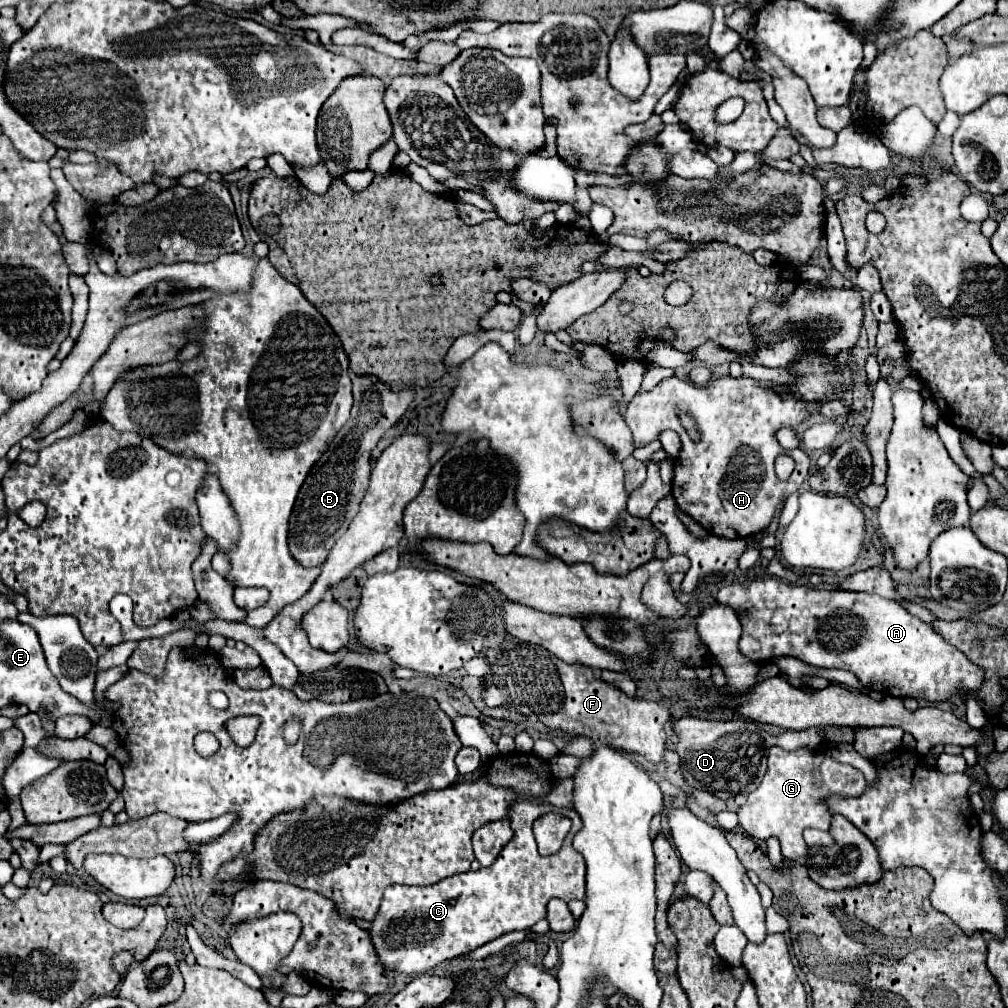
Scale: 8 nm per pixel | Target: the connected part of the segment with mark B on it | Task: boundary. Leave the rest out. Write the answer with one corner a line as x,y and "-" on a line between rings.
353,373
351,379
355,397
351,419
335,435
323,457
309,471
289,519
289,549
293,557
305,567
321,565
335,541
347,531
351,519
357,515
361,497
365,495
369,485
371,451
375,449
383,433
393,427
397,419
407,411
413,399
411,391
395,393
375,375

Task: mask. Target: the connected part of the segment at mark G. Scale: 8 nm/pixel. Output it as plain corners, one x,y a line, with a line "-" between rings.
771,747
769,751
769,767
761,781
761,785
749,795
747,803
741,805
737,811
739,817
739,831
747,837
753,837
757,843
767,841
769,837
779,839
781,853
787,863
801,863
809,847
805,845
801,833
807,827
829,831
831,825
831,811
825,801
831,795
839,797
861,797
867,789
865,777
859,769
835,761
831,755
821,753
821,783
815,783
815,757
821,749
799,747
795,751
785,751
781,747

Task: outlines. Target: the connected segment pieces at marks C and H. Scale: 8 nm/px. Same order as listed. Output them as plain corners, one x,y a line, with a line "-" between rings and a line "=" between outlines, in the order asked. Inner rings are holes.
517,801
509,811
515,837
501,851
497,861
477,871
451,875
435,885
411,887
389,885
385,889
379,913
371,921
371,943
385,971
397,973
425,973
441,961
469,953
487,941
493,941
509,931
531,929
547,915
547,903
553,897
563,901
585,897
585,861
571,847
575,833
581,829
581,819
573,809
557,809
553,805
539,805
-
549,811
561,813
573,821
557,855
541,857
533,839
533,821
=
669,377
669,379
663,379
661,383
657,383
651,391
639,391
631,399
631,403
627,405
625,421
633,431
635,447
647,445
647,443
659,439
659,433
665,429
671,429
679,435
681,453
675,459
675,477
671,483
671,493
677,501
677,507
683,513
687,513
689,517
693,517
693,521
703,525
703,529
711,531
713,535
741,539
741,537
765,531
771,525
771,521
777,515
783,501
791,493
799,491
801,483
807,479
809,457
803,449
787,451
787,455
793,457
793,461
795,461
795,471
787,483
777,481
773,463
779,455
785,453
785,449
779,447
779,441
775,437
777,429
787,427
787,425
797,425
799,421
807,419
809,415
811,415
811,409
805,403
801,403
799,399
795,399
789,393
781,393
771,387
761,387
755,379
721,377
721,379
713,379
707,387
697,387
689,381
-
681,413
691,415
691,419
695,421
697,431
701,435
699,441
693,441
687,435
687,429
681,425
681,417
679,417

